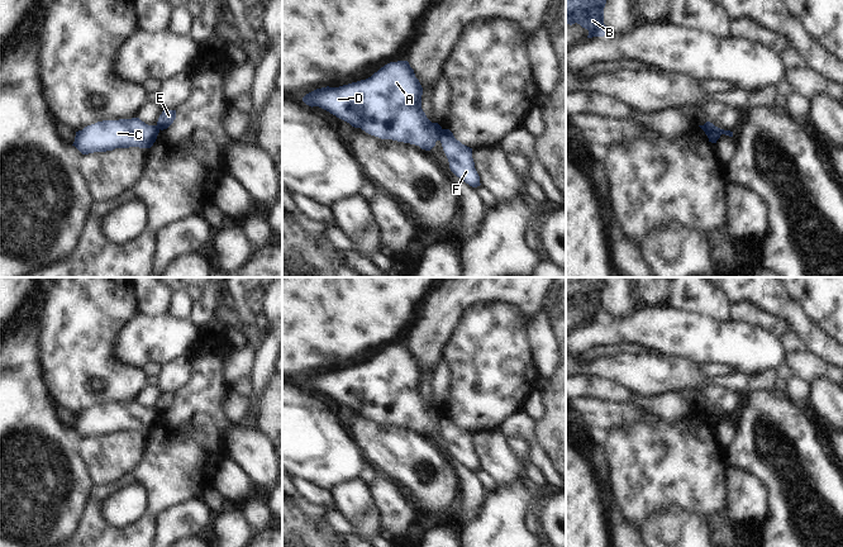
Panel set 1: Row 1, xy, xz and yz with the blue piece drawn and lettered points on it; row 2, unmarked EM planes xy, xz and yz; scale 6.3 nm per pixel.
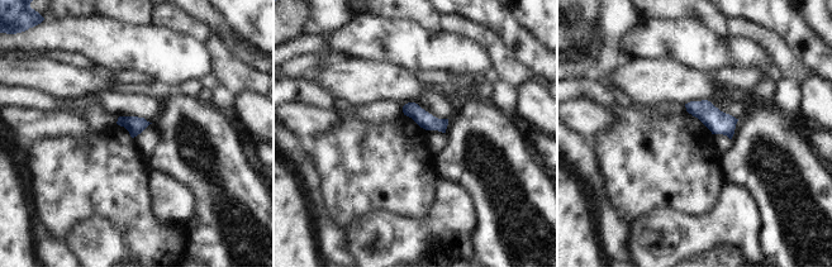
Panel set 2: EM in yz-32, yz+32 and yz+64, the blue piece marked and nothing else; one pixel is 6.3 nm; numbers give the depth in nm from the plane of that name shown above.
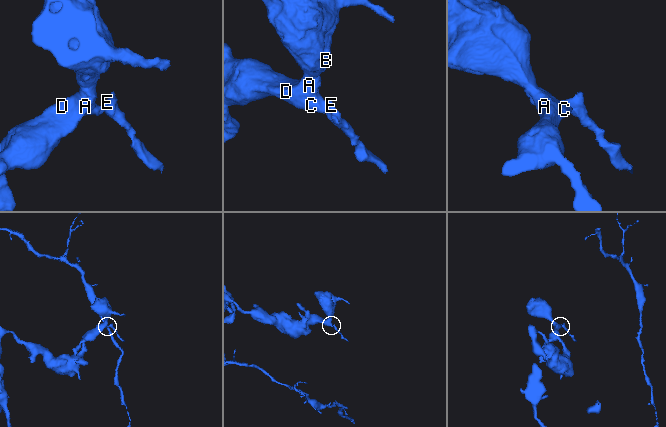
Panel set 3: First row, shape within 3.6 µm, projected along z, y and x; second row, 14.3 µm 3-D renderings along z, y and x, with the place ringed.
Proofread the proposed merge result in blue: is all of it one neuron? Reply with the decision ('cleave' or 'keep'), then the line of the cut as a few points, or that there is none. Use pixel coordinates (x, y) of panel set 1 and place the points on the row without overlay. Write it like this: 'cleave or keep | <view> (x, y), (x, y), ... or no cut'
cleave | yz (704, 408), (715, 410), (722, 417)

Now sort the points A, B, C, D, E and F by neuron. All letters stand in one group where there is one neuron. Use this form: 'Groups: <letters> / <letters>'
Groups: A B C D / E F.

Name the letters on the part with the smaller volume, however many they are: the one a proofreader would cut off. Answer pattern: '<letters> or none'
E, F

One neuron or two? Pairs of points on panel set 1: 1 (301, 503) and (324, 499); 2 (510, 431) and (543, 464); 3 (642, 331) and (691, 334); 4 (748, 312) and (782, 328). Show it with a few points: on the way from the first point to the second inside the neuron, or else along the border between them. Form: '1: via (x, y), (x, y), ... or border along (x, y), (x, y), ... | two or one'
1: border along (295, 480), (299, 493), (305, 499), (334, 507) | two
2: via (520, 431), (530, 441), (536, 453) | one
3: via (655, 331), (679, 333) | one
4: via (757, 317), (774, 324) | one

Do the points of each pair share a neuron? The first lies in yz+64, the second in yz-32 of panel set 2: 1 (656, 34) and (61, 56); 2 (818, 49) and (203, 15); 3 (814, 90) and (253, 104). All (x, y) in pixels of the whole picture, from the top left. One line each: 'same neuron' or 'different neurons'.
1: different neurons
2: same neuron
3: same neuron

